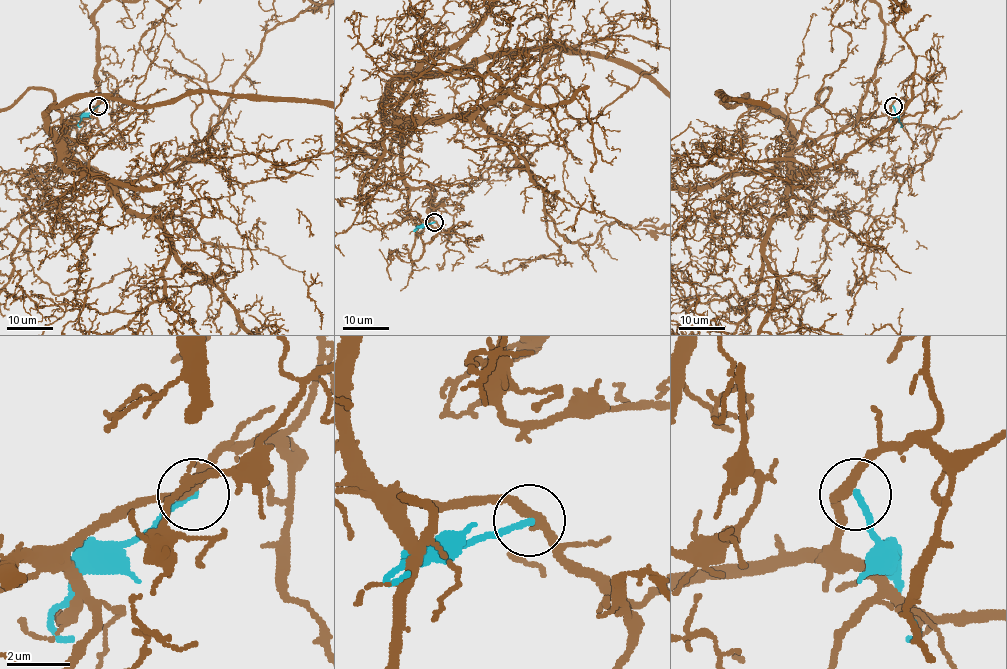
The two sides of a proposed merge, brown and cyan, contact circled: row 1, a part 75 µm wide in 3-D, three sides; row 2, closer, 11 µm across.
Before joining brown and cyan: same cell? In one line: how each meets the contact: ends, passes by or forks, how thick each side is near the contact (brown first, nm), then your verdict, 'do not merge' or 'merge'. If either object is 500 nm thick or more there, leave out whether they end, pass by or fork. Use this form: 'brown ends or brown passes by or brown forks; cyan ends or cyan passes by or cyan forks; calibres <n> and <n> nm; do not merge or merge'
brown passes by; cyan ends; calibres 320 and 190 nm; do not merge

